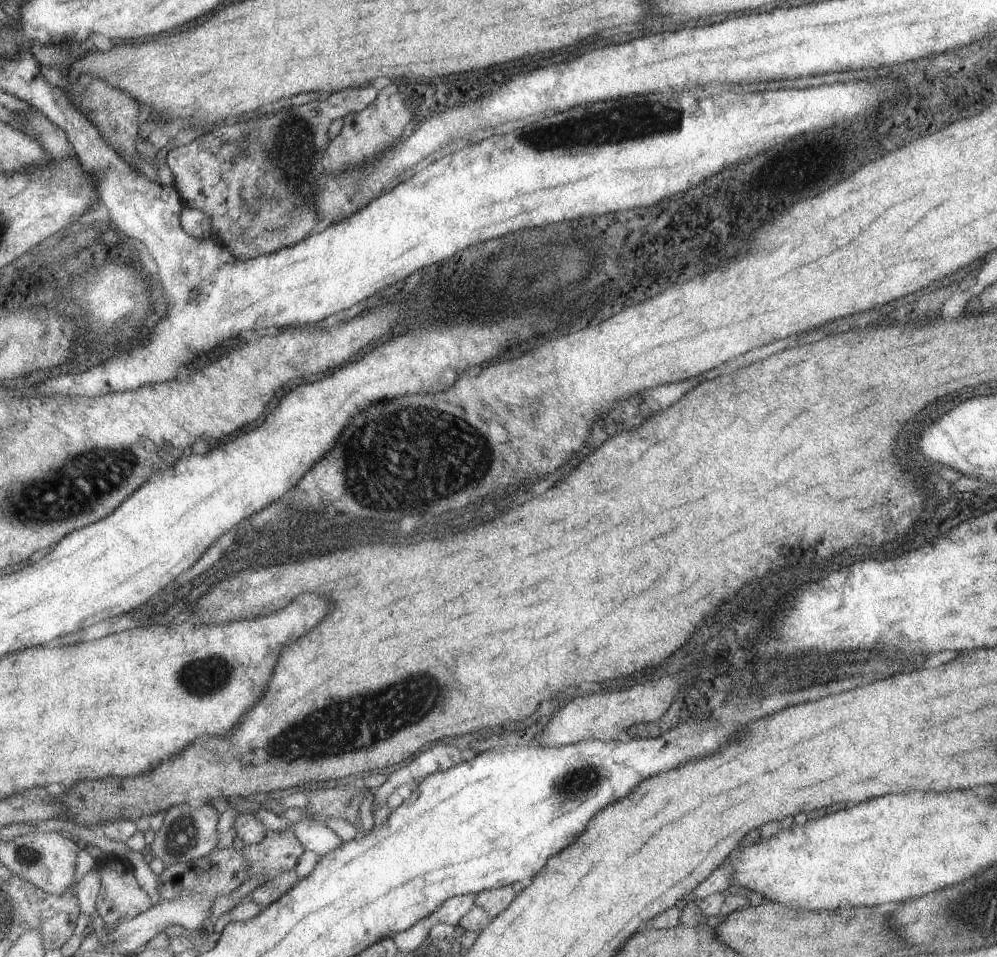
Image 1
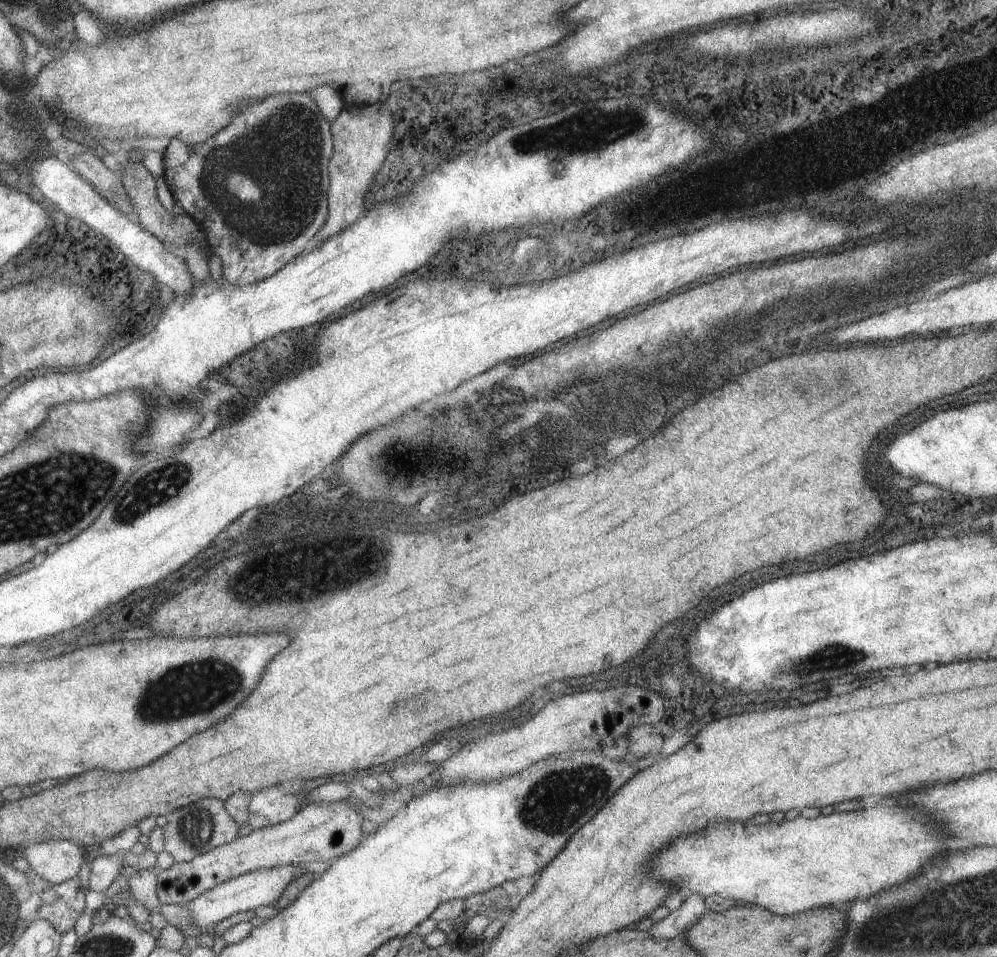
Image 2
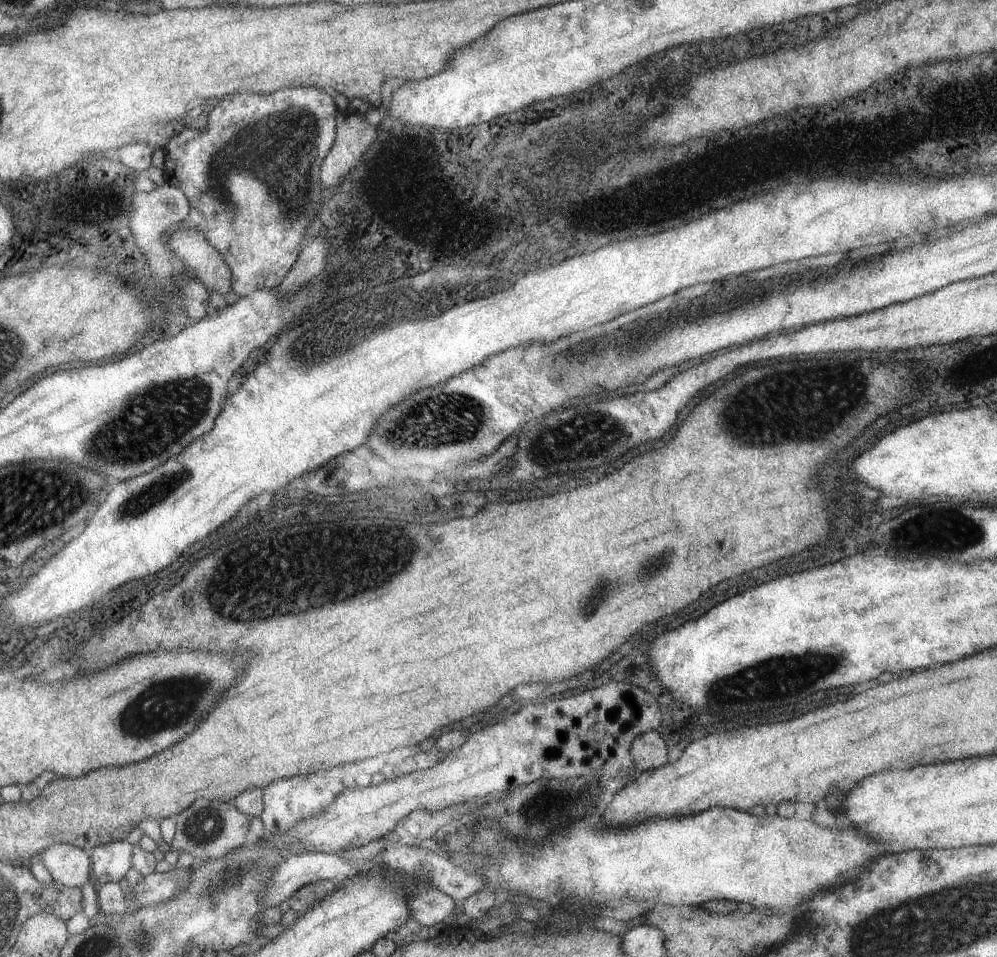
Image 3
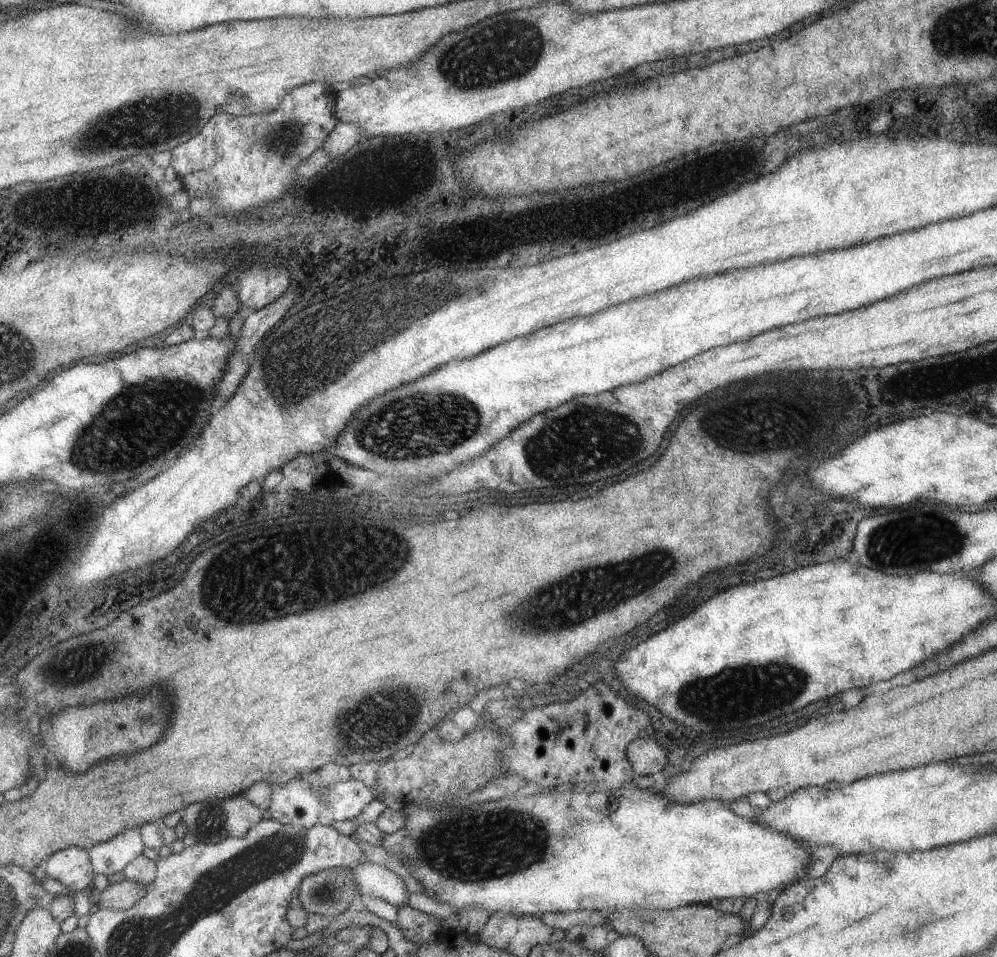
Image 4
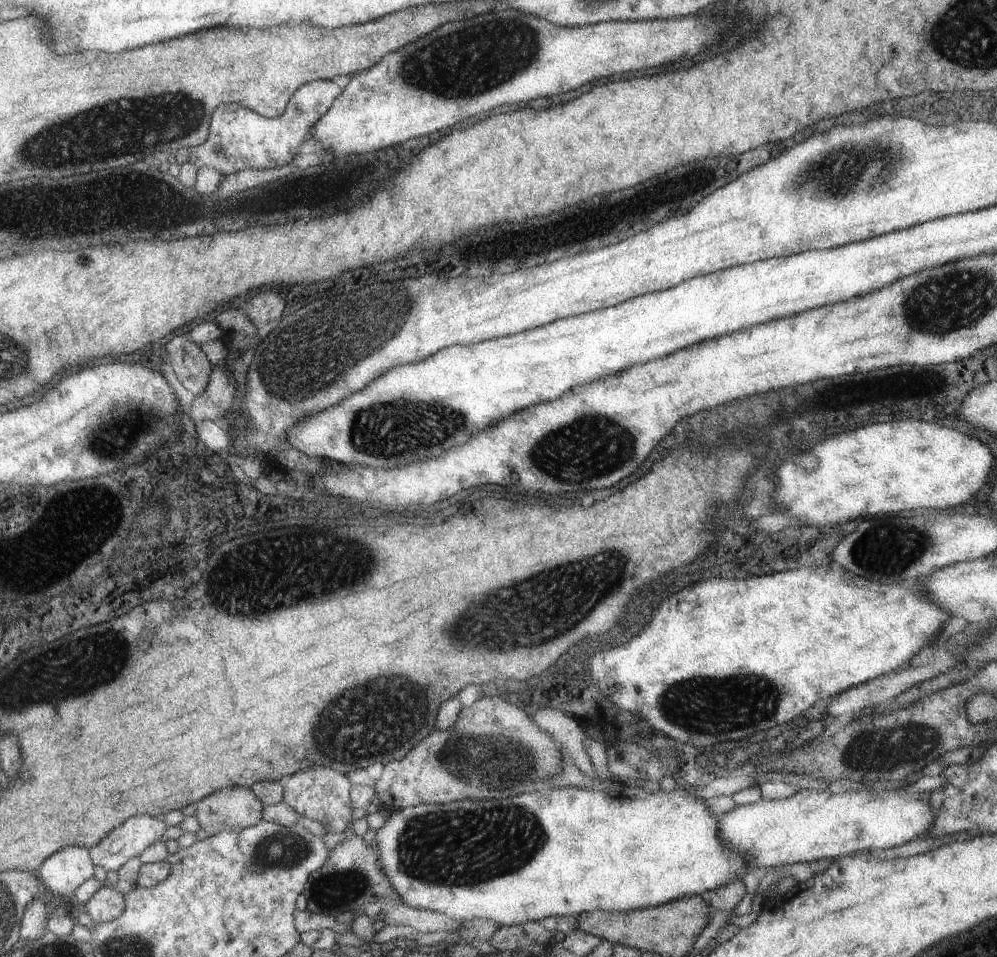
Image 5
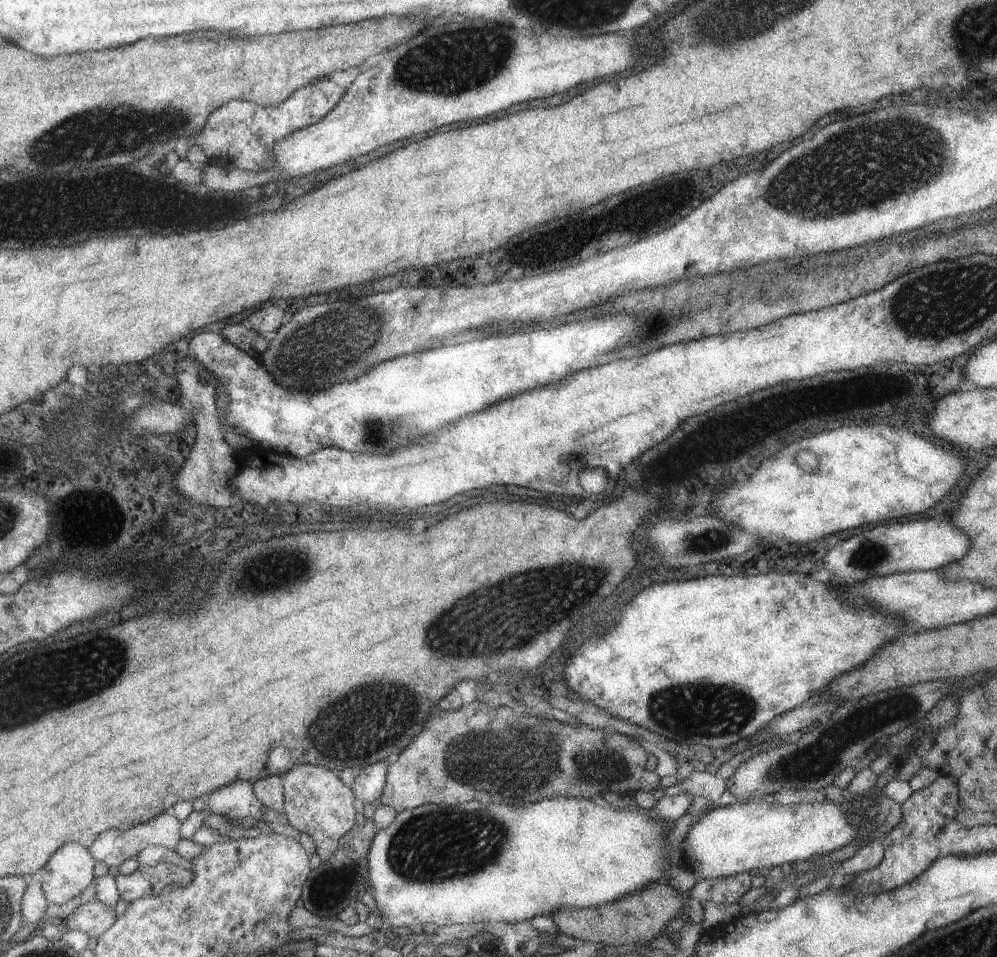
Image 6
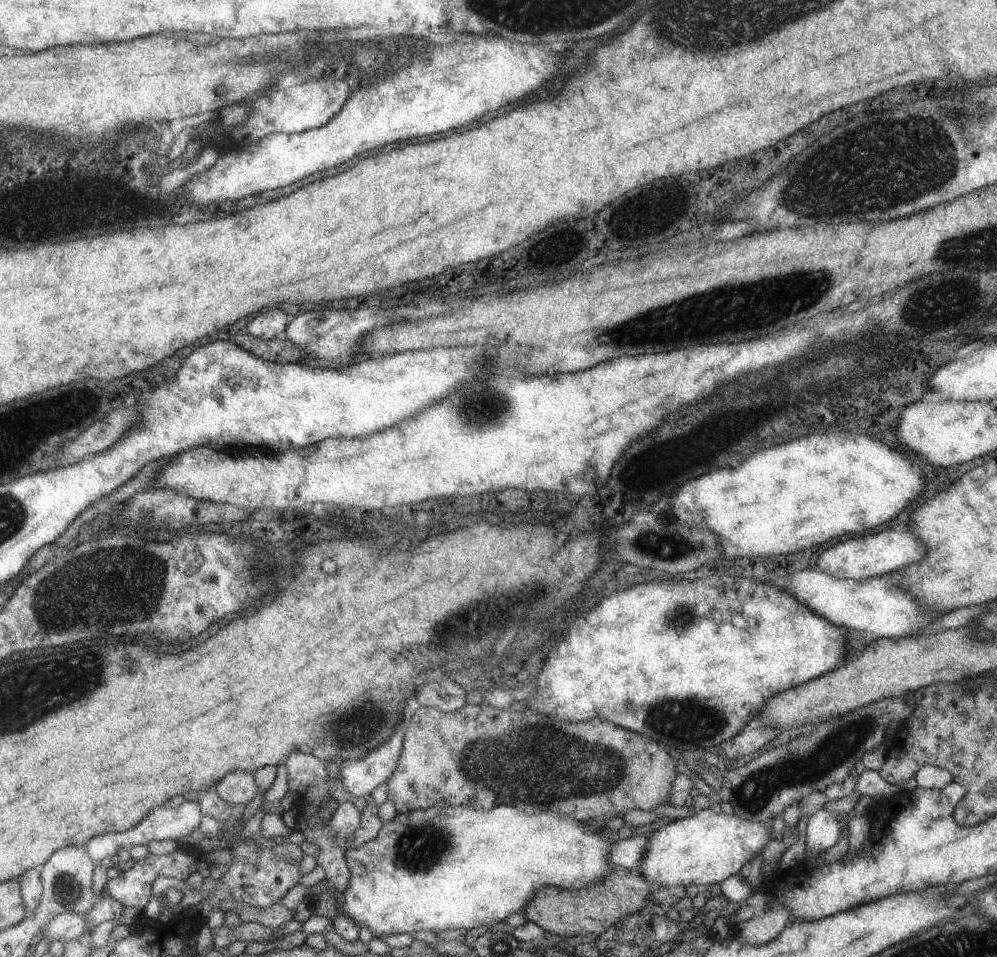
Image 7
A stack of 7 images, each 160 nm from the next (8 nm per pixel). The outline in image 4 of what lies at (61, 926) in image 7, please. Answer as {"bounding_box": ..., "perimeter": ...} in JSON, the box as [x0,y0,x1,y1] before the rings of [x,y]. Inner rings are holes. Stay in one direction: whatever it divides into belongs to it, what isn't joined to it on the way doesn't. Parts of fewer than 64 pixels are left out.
{"bounding_box":[98,878,145,910],"perimeter":[[[125,878],[119,883],[108,884],[99,894],[98,908],[127,910],[143,896],[145,889],[145,886]]]}

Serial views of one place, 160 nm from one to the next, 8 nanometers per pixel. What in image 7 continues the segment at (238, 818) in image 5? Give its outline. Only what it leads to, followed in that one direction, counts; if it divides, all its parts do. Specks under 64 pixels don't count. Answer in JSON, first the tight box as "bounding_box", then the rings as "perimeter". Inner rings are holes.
{"bounding_box":[211,771,257,806],"perimeter":[[[229,771],[219,782],[213,784],[211,791],[230,805],[243,806],[249,804],[257,792],[254,776],[249,771]]]}

